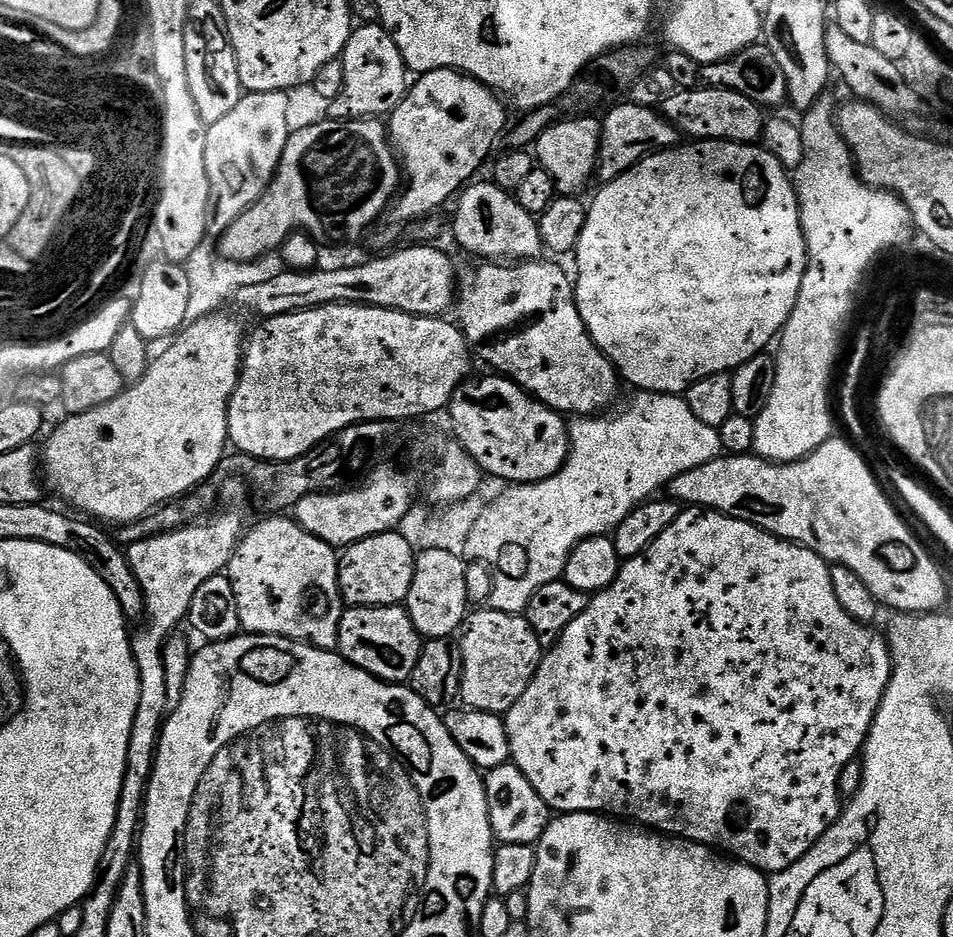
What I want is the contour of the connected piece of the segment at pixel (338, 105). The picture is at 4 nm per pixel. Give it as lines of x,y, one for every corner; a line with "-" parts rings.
364,22
353,27
350,38
344,47
344,77
342,78
342,94
327,105
327,115
333,120
367,120
369,118
387,117
404,101
410,87
410,73
398,46
394,46
394,38
379,22

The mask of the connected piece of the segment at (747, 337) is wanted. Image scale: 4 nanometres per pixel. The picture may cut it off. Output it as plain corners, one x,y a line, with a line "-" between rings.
702,140
699,142
688,142
688,145
668,148
664,152
653,152
644,160
639,160
634,167
628,172
624,172
618,178
607,181
603,185
604,189
593,198
592,204
587,205
588,217
586,218
586,226
582,226
582,238
578,238
578,246
574,253
576,259
576,276
574,272
574,295
576,305
580,311
582,322
586,326
586,330
590,334
592,341
599,346
604,352
604,356
616,367
617,373
625,381
628,380
633,384
633,389
642,392
665,392
667,396
675,396
677,394
687,393
690,386
694,386
694,382
698,382
707,376
714,374
733,373
746,362
750,362
750,358
761,355
765,351
764,348
768,343
775,341
780,333
784,330
785,322
790,318
790,314
794,310
794,306
798,302
798,290
802,290
802,278
806,274
806,266
808,265
808,251
806,250
806,242
802,234
802,226
800,225
800,203
796,197
796,185
793,177
787,168
784,168
782,162
766,151
762,146
756,144
735,144
729,140

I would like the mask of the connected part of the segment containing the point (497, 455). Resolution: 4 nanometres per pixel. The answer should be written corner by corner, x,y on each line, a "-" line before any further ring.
488,374
481,380
469,378
458,386
452,395
450,413
452,412
452,428
455,439
464,447
466,454
478,462
489,477
497,476
500,480
508,480
512,484
537,484
540,480
549,480
560,472
560,467
568,457
568,424
561,413
553,412
535,396
529,396
520,385
507,376

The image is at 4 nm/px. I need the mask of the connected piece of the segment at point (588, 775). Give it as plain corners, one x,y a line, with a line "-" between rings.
685,507
678,518
658,538
654,538
652,545
642,554
623,561
620,566
618,578
601,592
595,593
588,601
588,608
566,626
566,630
558,638
553,648
543,653
538,670
526,686
526,694
514,702
514,706
503,717
506,726
506,734
512,751
510,760
516,765
522,774
538,790
538,794
548,804
549,809
556,814
567,814
569,812
595,812
607,814
612,818
623,818
628,822
635,822
649,830
655,830
661,834
675,836
681,840
692,840
696,844
707,844
713,850
719,850
729,857
735,858
739,863
748,864
751,868
759,868
765,874
775,874
786,870
794,862
798,862
813,846
822,838
826,831
842,811
842,797
840,794
840,775
845,766
851,760
861,755
864,747
864,739
868,737
870,726
874,722
876,712
880,708
882,698
886,694
886,686
892,677
892,652
888,649
887,639
880,636
869,625
860,624
846,610
842,610
842,602
838,602
834,594
834,585
830,582
831,567
827,560
824,560
814,550
804,548
800,544
793,544
791,540
783,540
777,536
770,535
766,530
754,526
745,520
736,520
732,516
723,516
720,512
713,512
707,508

